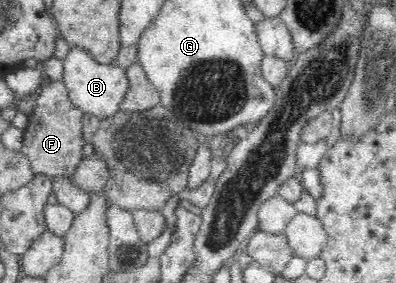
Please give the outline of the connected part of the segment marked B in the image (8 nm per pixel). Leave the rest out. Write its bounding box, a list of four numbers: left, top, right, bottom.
[63,45,130,118]

